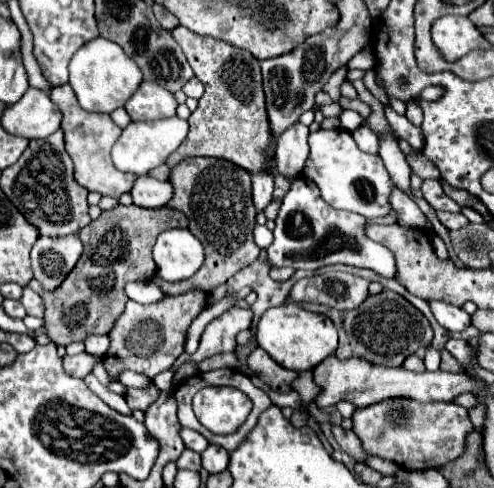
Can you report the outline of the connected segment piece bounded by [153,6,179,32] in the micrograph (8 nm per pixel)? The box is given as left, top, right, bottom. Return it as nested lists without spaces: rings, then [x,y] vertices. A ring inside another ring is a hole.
[[[153,6],[153,14],[155,14],[155,18],[159,20],[159,24],[161,24],[165,30],[169,30],[169,32],[179,26],[179,20],[177,20],[167,8],[163,8],[163,6]]]

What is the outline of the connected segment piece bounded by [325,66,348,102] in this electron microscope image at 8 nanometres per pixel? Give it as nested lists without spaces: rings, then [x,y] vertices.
[[[346,66],[337,69],[329,78],[327,86],[325,86],[325,92],[333,98],[333,102],[337,102],[341,98],[340,85],[346,80],[348,69]]]

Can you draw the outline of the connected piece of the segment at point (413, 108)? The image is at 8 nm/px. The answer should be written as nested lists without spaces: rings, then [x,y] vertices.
[[[409,102],[406,104],[407,110],[405,112],[405,116],[415,124],[415,126],[419,126],[421,122],[423,122],[423,112],[421,112],[421,106],[416,104],[415,102]]]

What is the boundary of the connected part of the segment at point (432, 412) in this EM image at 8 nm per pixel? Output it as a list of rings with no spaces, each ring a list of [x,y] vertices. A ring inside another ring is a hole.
[[[395,398],[385,400],[367,408],[357,408],[353,414],[353,432],[361,440],[361,446],[371,456],[381,456],[385,460],[395,462],[397,466],[405,470],[425,470],[425,468],[439,468],[451,460],[457,460],[465,450],[465,436],[473,428],[469,414],[463,406],[457,406],[453,402],[429,402],[419,404],[415,400]]]

